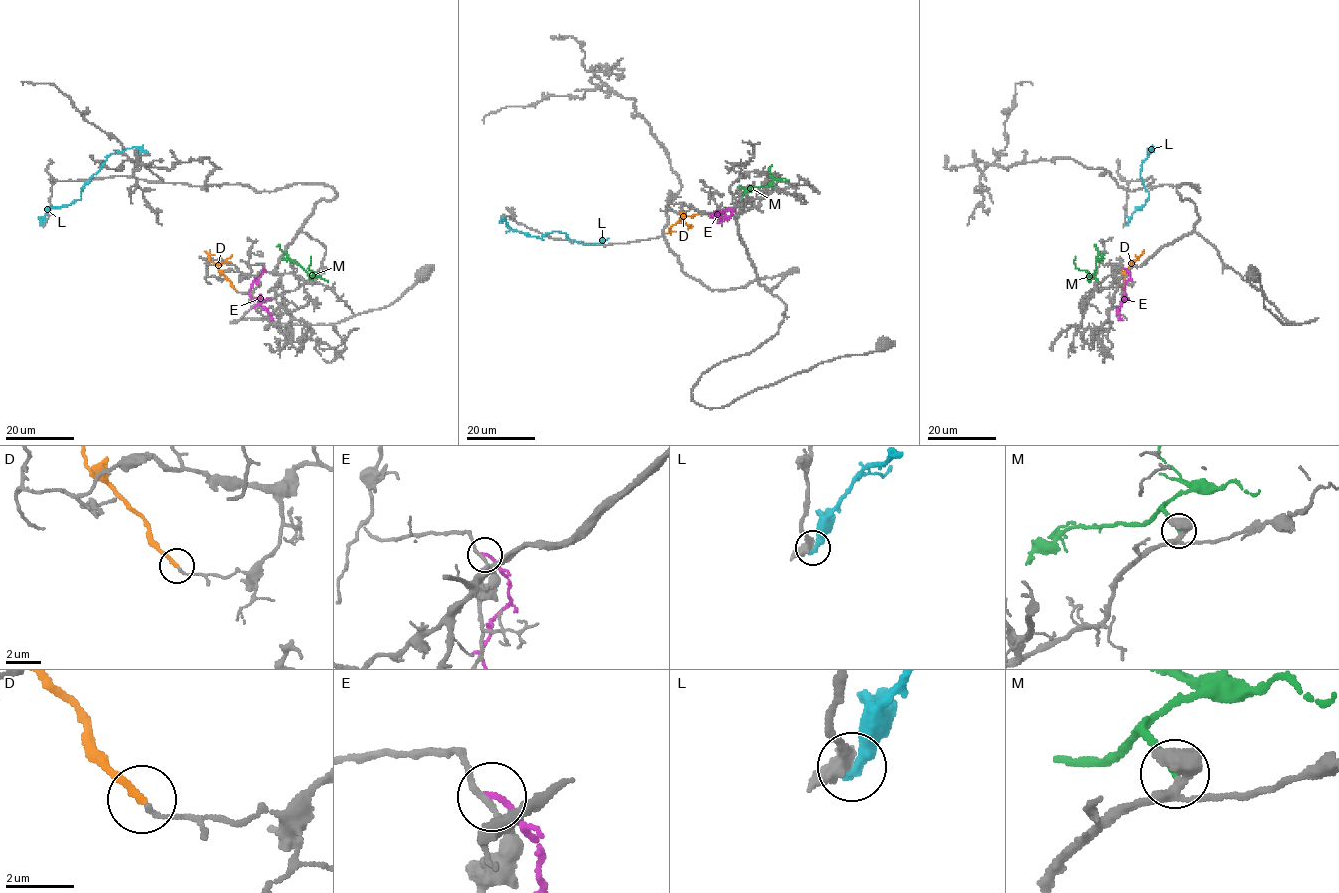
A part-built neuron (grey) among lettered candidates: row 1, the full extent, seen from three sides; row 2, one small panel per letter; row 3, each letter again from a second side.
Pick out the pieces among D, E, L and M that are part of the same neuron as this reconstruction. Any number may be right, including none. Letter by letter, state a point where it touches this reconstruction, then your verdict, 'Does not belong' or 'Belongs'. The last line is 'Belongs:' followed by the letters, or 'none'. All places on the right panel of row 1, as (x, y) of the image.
D: Touches grey at (1122, 291). Does not belong
E: Touches grey at (1125, 268). Does not belong
L: Touches grey at (1127, 224). Does not belong
M: Touches grey at (1097, 280). Belongs
Belongs: M

